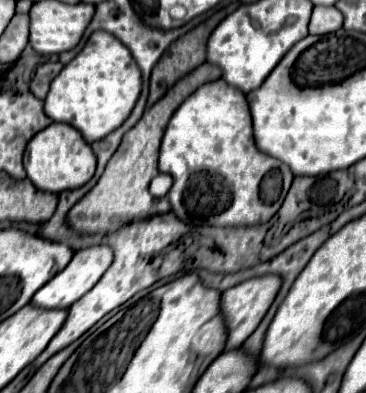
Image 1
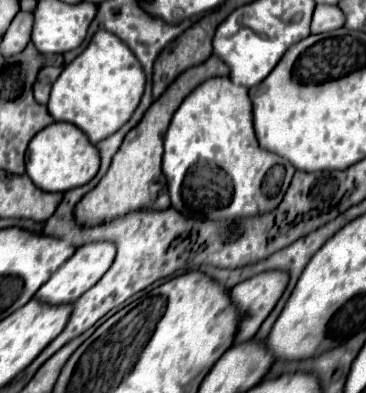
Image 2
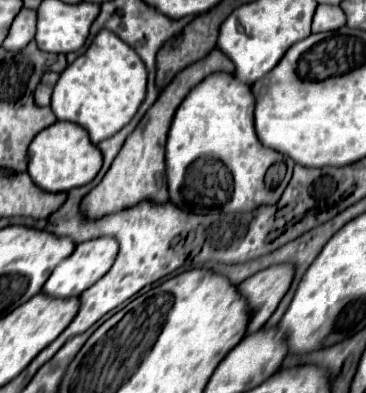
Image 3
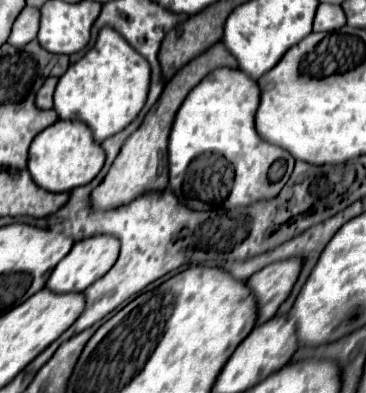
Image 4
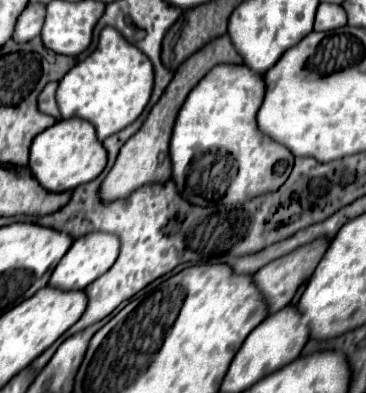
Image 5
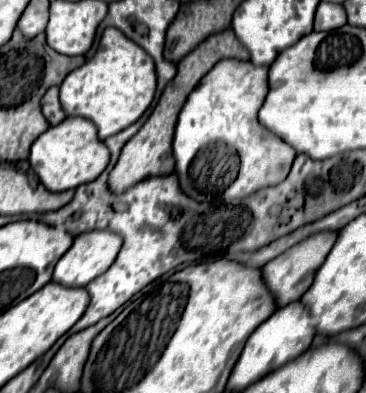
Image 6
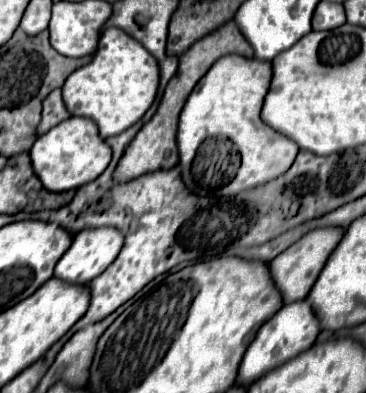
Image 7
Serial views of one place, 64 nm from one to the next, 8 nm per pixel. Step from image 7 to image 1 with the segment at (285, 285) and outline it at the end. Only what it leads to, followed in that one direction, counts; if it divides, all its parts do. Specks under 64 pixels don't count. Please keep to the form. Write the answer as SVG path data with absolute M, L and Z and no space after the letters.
M258 276L258 278L250 278L250 280L222 292L222 308L224 308L222 312L224 312L224 320L228 324L228 332L230 332L226 350L240 348L244 344L244 340L258 328L258 324L266 316L268 308L272 306L280 286L282 286L280 276Z

